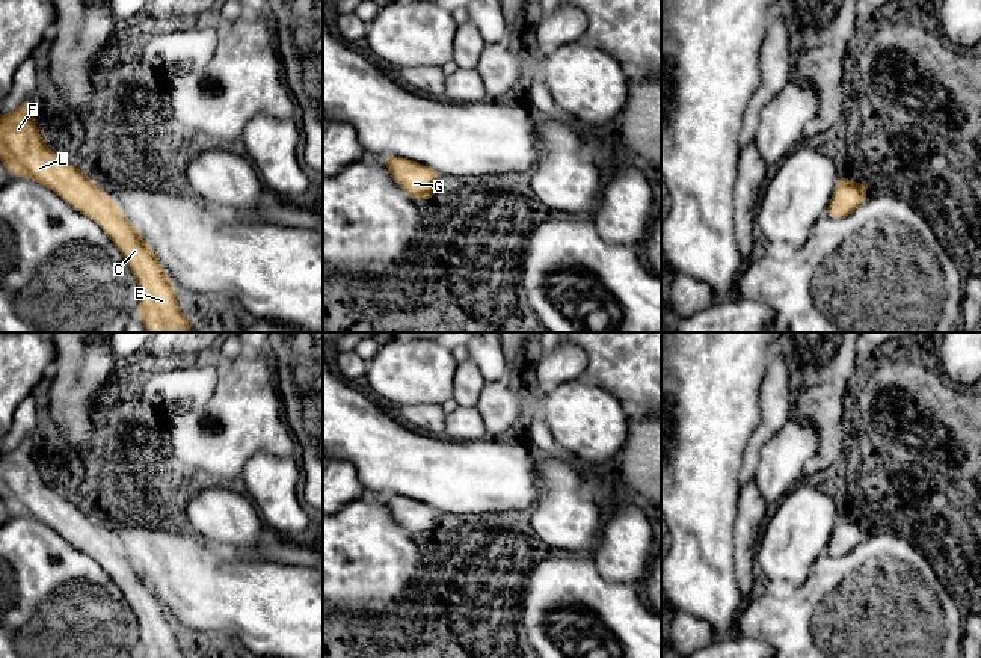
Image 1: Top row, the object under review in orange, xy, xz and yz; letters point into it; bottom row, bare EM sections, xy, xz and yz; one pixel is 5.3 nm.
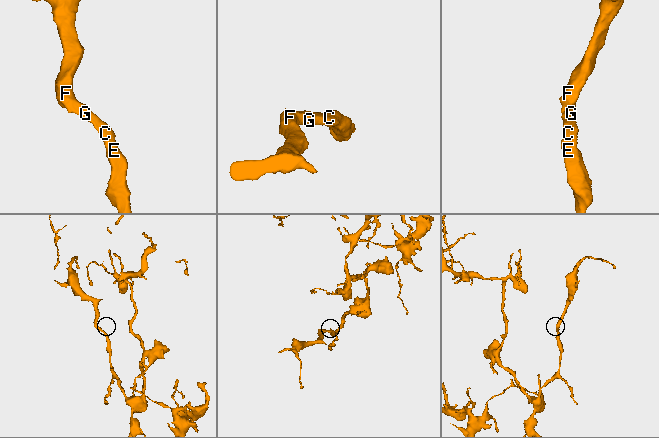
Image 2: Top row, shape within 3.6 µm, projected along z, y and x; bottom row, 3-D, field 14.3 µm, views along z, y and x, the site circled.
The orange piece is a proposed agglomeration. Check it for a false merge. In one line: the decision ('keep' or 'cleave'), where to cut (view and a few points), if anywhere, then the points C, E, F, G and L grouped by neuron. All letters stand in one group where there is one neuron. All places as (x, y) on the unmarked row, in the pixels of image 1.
keep; no cut; C E F G L

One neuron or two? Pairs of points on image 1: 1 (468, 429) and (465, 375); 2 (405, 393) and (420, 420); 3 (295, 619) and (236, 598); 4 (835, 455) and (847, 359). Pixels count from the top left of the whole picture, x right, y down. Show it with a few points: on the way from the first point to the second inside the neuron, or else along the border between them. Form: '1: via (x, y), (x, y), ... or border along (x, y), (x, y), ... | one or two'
1: border along (459, 405), (477, 409), (488, 436) | two
2: border along (439, 405), (400, 405), (393, 409) | two
3: via (279, 611), (251, 599) | one
4: via (830, 430), (830, 384) | one

